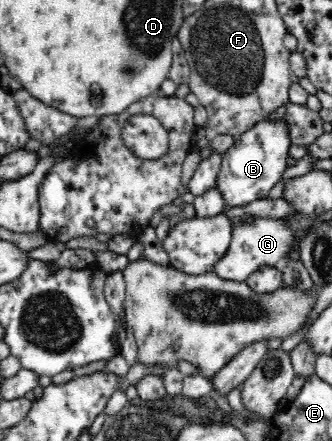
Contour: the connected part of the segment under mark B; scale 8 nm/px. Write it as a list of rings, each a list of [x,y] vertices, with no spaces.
[[[259,121],[254,127],[239,135],[229,150],[222,154],[221,169],[217,180],[218,192],[226,207],[244,207],[253,201],[269,197],[269,192],[286,171],[290,149],[290,136],[286,122]]]

